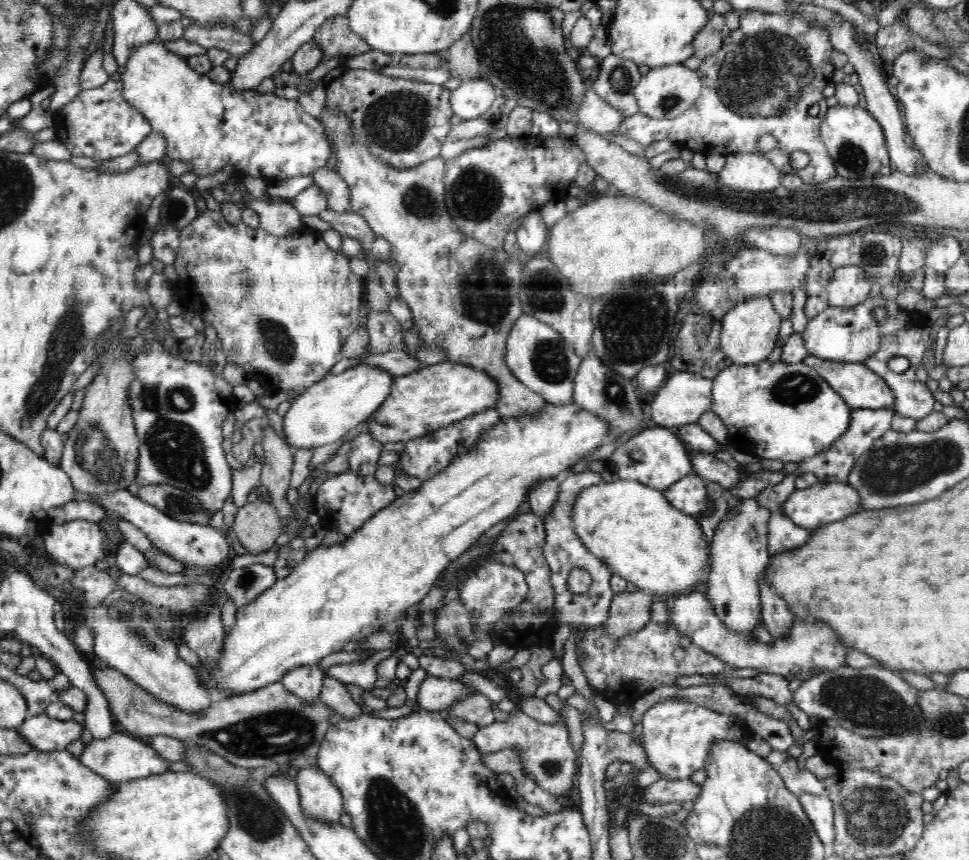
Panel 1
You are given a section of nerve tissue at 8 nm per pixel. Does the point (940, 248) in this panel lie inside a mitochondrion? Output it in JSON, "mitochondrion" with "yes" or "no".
{"mitochondrion":"no"}

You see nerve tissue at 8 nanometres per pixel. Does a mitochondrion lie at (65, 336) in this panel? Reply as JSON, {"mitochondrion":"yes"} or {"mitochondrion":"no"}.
{"mitochondrion":"yes"}

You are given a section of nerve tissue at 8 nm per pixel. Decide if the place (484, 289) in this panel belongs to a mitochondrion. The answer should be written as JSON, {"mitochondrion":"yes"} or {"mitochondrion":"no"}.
{"mitochondrion":"yes"}

